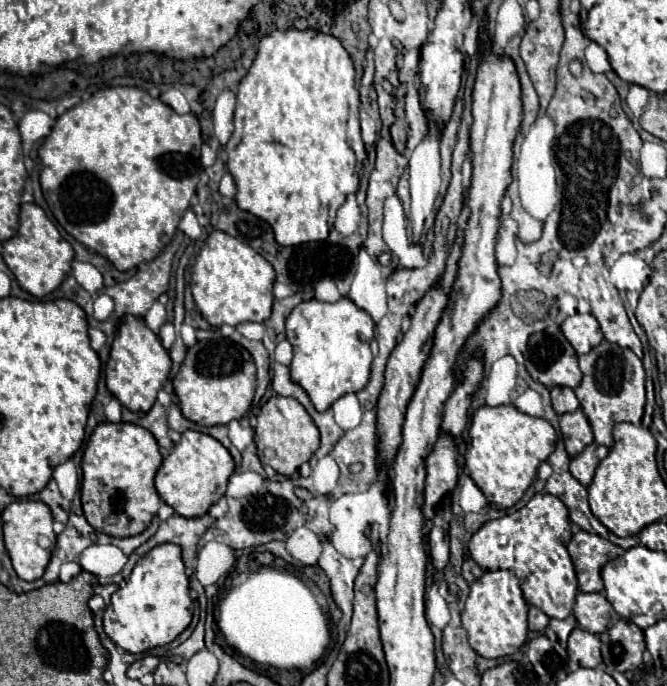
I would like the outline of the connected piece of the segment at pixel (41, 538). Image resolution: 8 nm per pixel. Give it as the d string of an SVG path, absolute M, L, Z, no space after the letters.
M16 500L2 512L2 522L4 522L4 544L8 548L16 574L26 582L42 578L50 562L52 548L56 544L56 534L52 530L54 520L50 508L40 500Z

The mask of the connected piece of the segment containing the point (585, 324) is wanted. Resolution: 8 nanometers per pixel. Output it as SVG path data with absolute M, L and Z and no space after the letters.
M574 314L574 316L566 318L560 328L562 328L566 340L574 346L574 350L578 354L590 352L602 340L598 320L592 314Z

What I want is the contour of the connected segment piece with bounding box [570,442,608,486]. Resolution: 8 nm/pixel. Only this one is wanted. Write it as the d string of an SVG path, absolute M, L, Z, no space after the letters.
M592 442L588 448L584 448L584 452L576 454L572 460L570 460L570 472L572 476L582 484L582 486L588 486L594 478L594 472L600 464L600 460L604 460L608 456L608 448L606 446L600 446L596 442Z

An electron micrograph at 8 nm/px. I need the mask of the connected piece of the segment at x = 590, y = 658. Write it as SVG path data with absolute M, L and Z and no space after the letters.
M574 628L568 636L567 652L569 659L584 668L596 668L602 662L600 638L582 628Z

